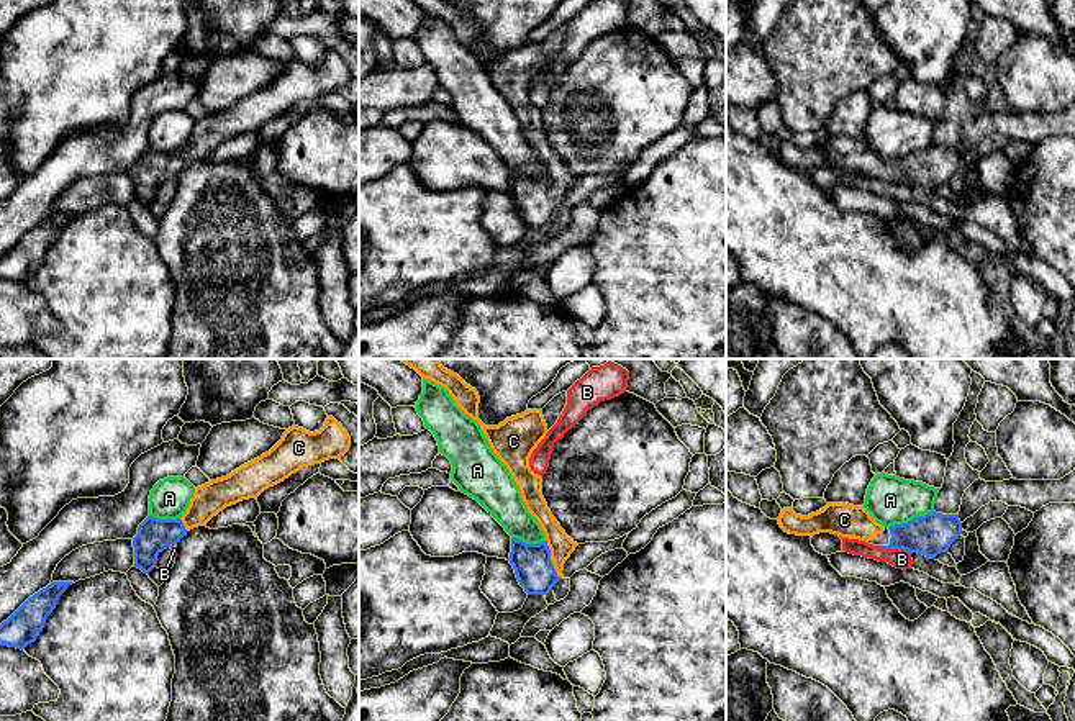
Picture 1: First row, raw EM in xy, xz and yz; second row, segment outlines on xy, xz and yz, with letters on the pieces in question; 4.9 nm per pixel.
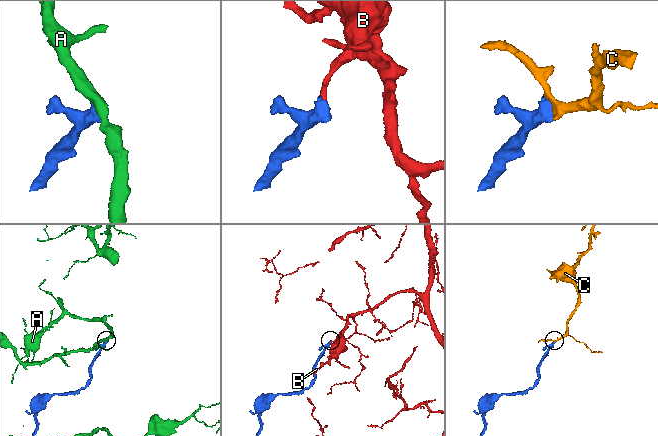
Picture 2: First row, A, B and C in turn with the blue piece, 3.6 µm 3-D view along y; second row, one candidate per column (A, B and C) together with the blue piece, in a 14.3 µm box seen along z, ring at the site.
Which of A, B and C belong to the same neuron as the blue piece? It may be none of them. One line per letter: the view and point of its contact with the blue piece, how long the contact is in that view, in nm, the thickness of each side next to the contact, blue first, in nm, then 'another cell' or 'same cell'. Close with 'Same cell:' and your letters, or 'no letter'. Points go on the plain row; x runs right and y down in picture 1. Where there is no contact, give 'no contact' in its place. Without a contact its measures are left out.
A: yz (911, 153) | 240 nm | 200/240 nm | another cell
B: yz (895, 181) | 160 nm | 200/100 nm | another cell
C: xz (549, 192) | 200 nm | 190/120 nm | same cell
Same cell: C

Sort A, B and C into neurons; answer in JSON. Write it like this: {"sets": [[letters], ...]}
{"sets": [["A"], ["B"], ["C"]]}

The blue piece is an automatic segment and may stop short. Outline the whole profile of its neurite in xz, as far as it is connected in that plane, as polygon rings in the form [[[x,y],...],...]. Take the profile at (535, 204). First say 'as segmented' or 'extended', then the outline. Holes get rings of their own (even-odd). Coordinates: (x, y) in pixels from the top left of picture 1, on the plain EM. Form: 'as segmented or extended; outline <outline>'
extended; outline [[[411,0],[423,11],[444,20],[456,38],[475,52],[492,84],[506,98],[519,120],[528,144],[541,157],[546,172],[539,177],[526,177],[511,170],[510,197],[519,218],[528,228],[547,228],[564,211],[565,193],[578,179],[574,175],[552,149],[542,129],[542,110],[529,100],[529,90],[547,67],[547,57],[541,43],[528,43],[506,51],[498,59],[485,59],[479,52],[480,29],[457,7],[444,0]]]

